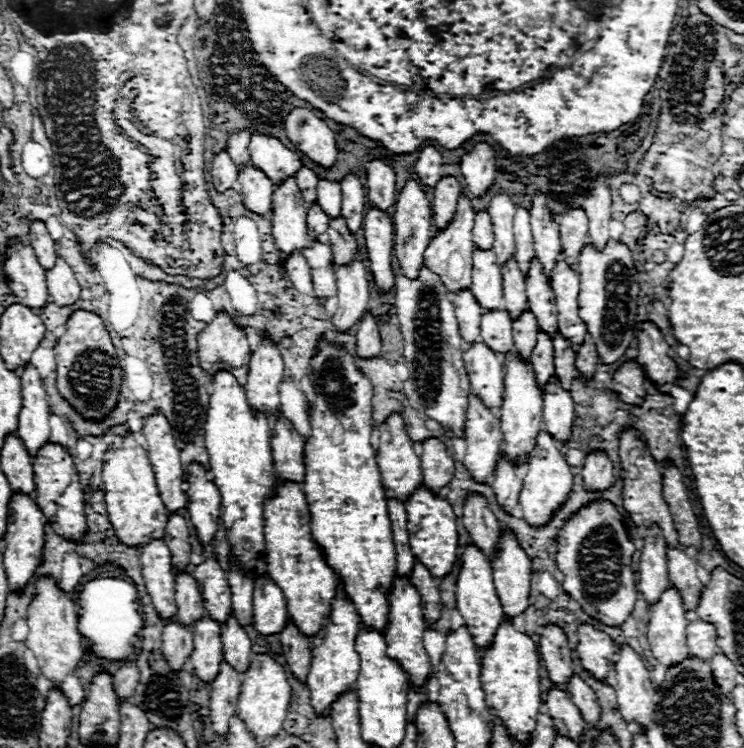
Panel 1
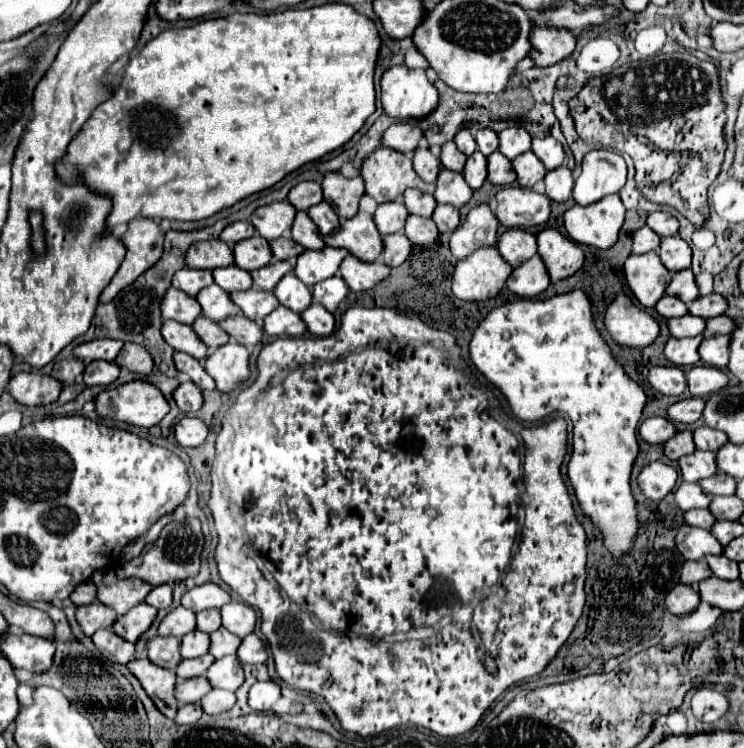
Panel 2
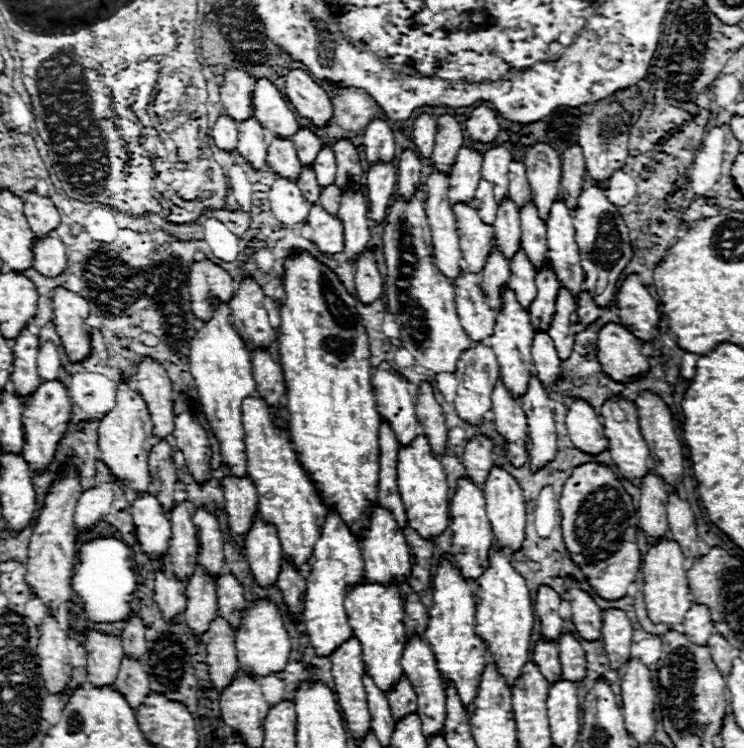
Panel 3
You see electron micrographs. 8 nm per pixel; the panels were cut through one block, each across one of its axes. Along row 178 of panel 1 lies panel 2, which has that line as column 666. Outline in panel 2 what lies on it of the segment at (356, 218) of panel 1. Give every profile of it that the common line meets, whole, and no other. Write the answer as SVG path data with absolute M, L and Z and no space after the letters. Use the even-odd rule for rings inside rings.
M694 336L694 338L682 338L682 340L674 340L670 338L666 342L666 348L664 348L664 356L676 364L676 366L694 366L700 362L700 356L698 356L698 346L702 342L702 336Z

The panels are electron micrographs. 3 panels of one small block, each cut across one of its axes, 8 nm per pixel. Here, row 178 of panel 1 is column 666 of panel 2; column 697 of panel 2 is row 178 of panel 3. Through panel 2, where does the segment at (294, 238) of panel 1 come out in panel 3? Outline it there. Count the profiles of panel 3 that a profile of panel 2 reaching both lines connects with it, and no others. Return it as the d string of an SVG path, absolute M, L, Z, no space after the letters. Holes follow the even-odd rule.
M274 138L268 148L268 164L272 168L270 172L274 172L290 182L296 182L300 176L300 170L302 170L302 164L296 156L292 140Z

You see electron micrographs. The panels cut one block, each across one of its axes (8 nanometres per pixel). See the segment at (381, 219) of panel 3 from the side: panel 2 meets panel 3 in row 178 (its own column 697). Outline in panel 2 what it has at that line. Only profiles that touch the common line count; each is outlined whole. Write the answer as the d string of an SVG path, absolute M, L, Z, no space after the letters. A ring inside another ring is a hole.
M692 366L686 370L686 384L692 396L708 396L722 390L728 384L728 378L722 370L714 370L708 366Z

